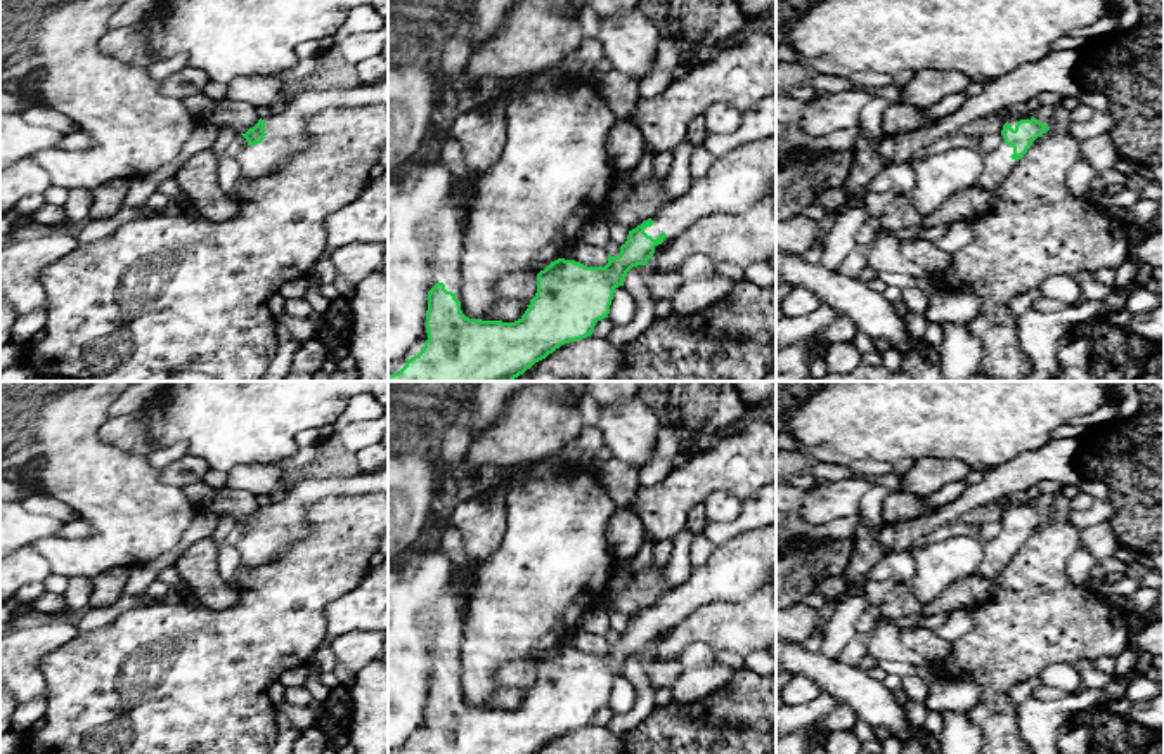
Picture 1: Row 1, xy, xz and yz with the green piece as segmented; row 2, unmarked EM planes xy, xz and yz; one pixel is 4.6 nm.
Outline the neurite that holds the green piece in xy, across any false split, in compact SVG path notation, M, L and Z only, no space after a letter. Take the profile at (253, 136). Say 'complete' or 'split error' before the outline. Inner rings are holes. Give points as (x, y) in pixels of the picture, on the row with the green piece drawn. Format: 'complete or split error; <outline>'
split error; M388 73L376 83L359 83L357 87L327 87L320 90L300 92L281 109L274 109L265 118L241 133L248 144L236 156L241 177L260 179L277 172L291 158L310 146L307 123L329 107L341 106L388 106Z

